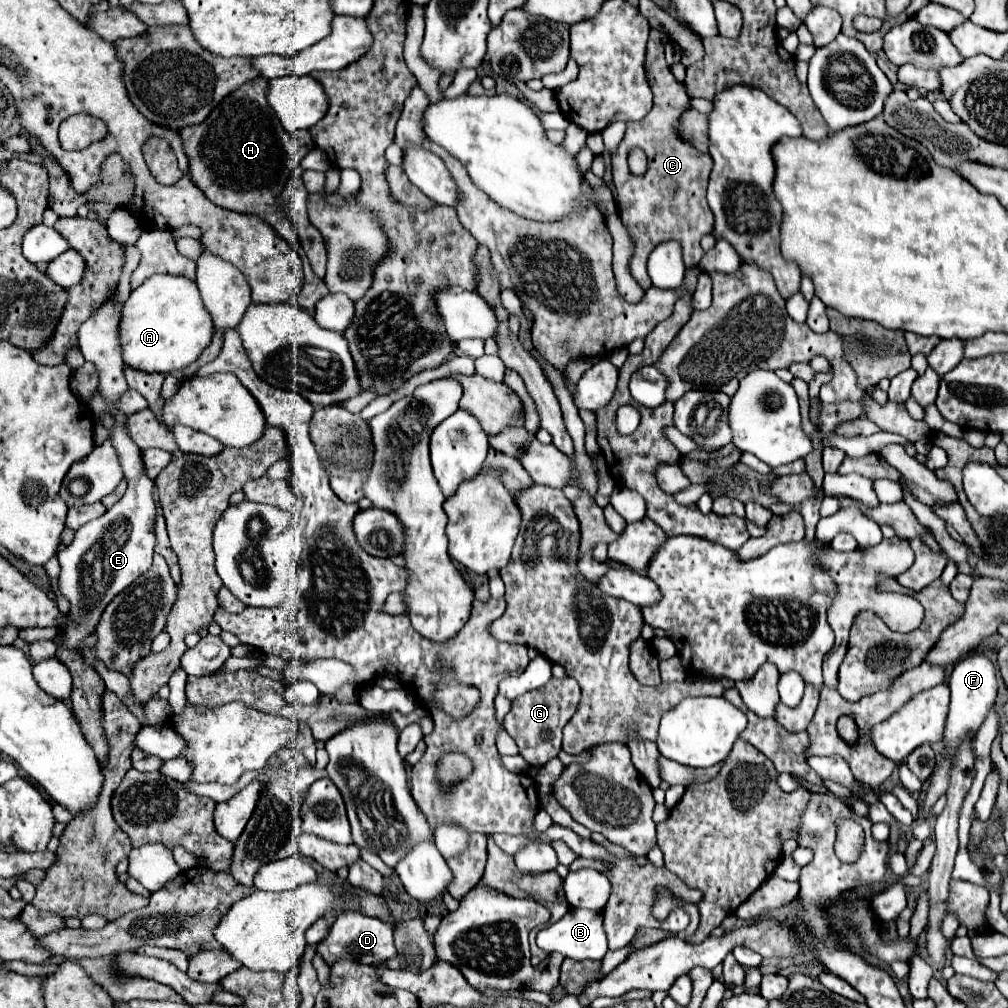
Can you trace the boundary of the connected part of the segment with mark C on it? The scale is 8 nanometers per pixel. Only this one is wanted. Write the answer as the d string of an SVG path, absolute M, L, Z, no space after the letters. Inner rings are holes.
M651 29L645 69L649 87L653 91L653 109L641 121L627 123L625 137L613 153L613 183L617 189L619 215L635 243L635 253L631 257L631 275L639 281L643 289L651 287L651 279L647 275L647 257L653 249L649 247L649 243L657 247L667 239L677 239L683 245L685 265L695 267L703 257L699 241L713 229L713 213L705 199L713 159L699 153L679 135L679 119L683 111L691 109L691 97L687 95L683 83L679 83L669 71L663 53L667 41L669 37L663 31ZM635 147L643 149L647 155L647 171L643 175L633 175L627 165L629 151Z

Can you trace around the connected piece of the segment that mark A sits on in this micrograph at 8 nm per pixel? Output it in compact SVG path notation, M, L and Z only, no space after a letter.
M153 275L131 291L123 307L121 347L123 363L147 373L185 369L211 343L215 333L211 313L201 301L197 283L181 275Z

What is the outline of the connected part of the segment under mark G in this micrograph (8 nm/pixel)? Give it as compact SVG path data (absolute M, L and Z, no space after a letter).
M571 677L563 679L551 679L547 685L527 691L521 697L513 699L511 711L505 715L503 727L505 731L515 739L521 757L533 765L533 767L543 767L549 759L557 757L561 751L561 735L563 727L571 721L571 715L575 715L577 705L579 705L579 685Z

